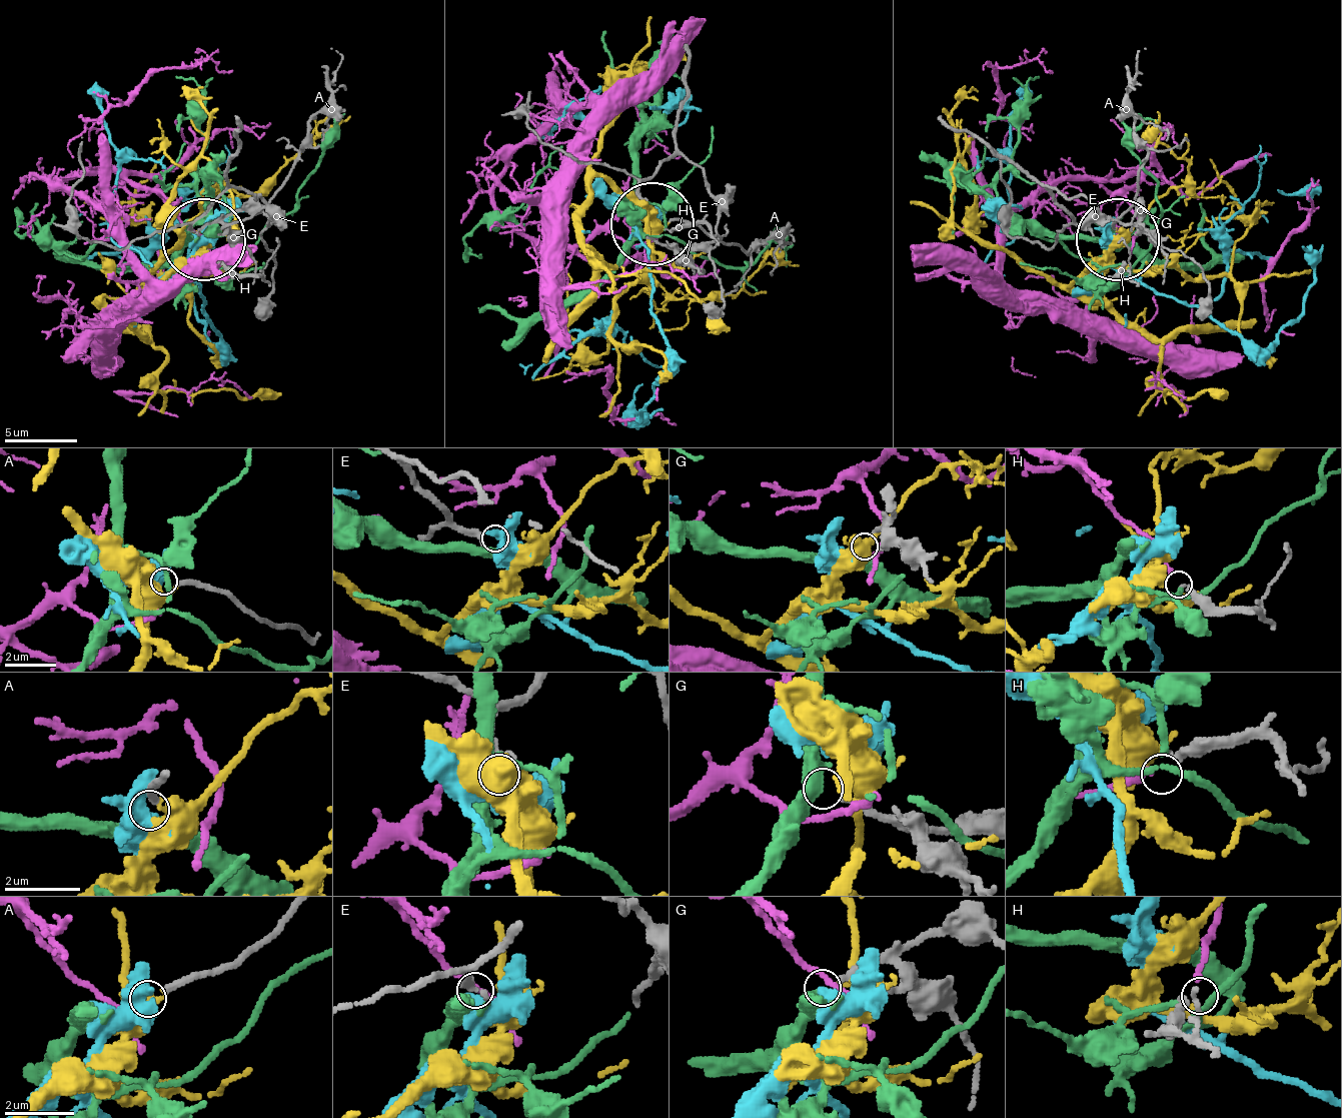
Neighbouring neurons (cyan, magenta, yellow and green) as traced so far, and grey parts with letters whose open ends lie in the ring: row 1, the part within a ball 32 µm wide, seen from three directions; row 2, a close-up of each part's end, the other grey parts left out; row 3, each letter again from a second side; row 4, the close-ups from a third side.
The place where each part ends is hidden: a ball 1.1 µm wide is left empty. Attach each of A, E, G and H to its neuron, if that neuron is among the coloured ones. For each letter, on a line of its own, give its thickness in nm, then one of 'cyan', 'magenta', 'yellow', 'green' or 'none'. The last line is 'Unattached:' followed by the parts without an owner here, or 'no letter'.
A: 200 nm | cyan
E: 260 nm | none
G: 160 nm | green
H: 340 nm | magenta
Unattached: E

